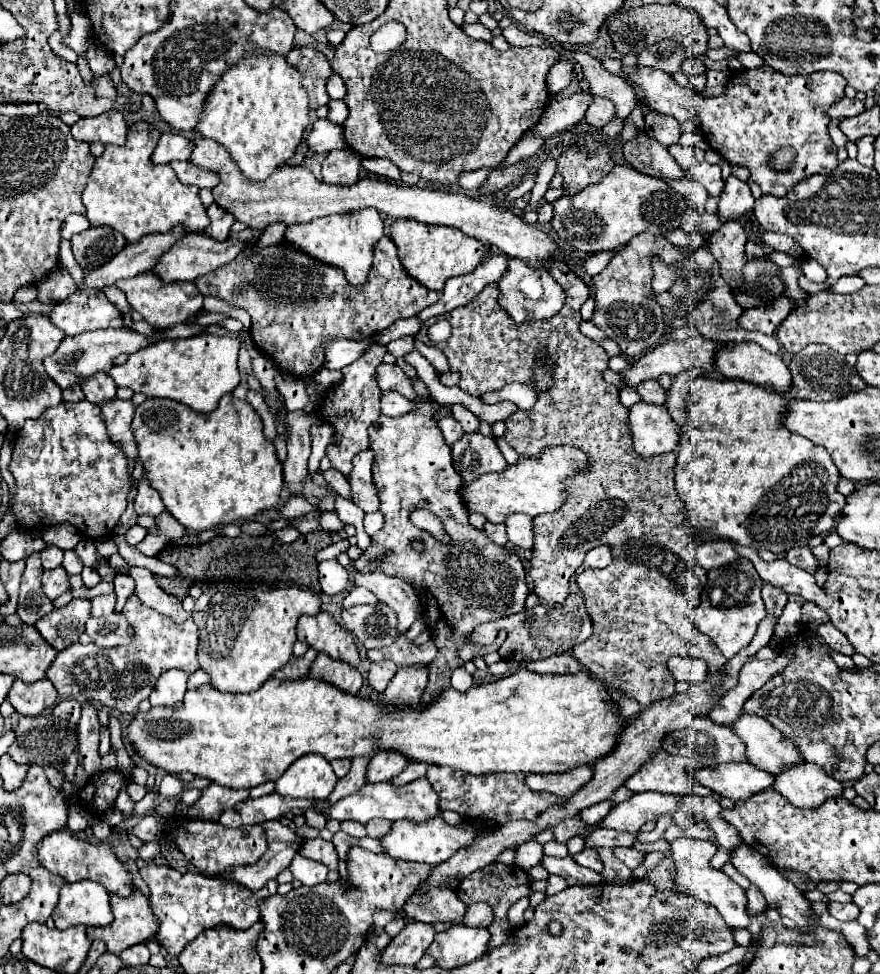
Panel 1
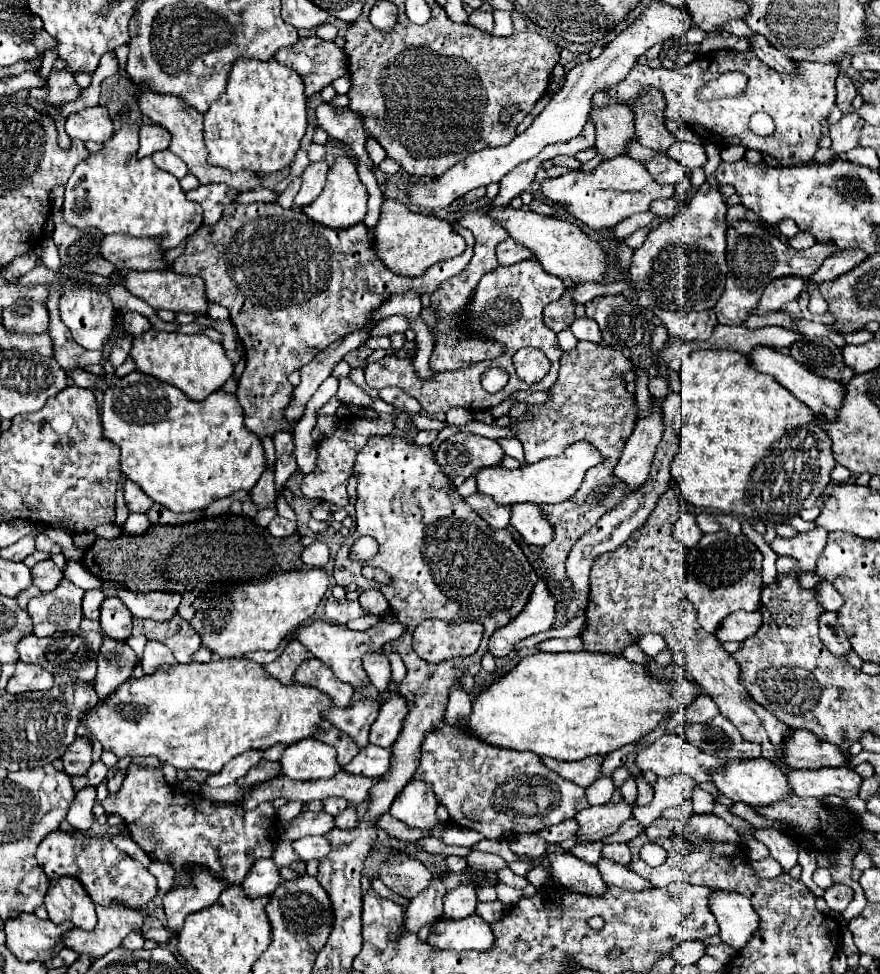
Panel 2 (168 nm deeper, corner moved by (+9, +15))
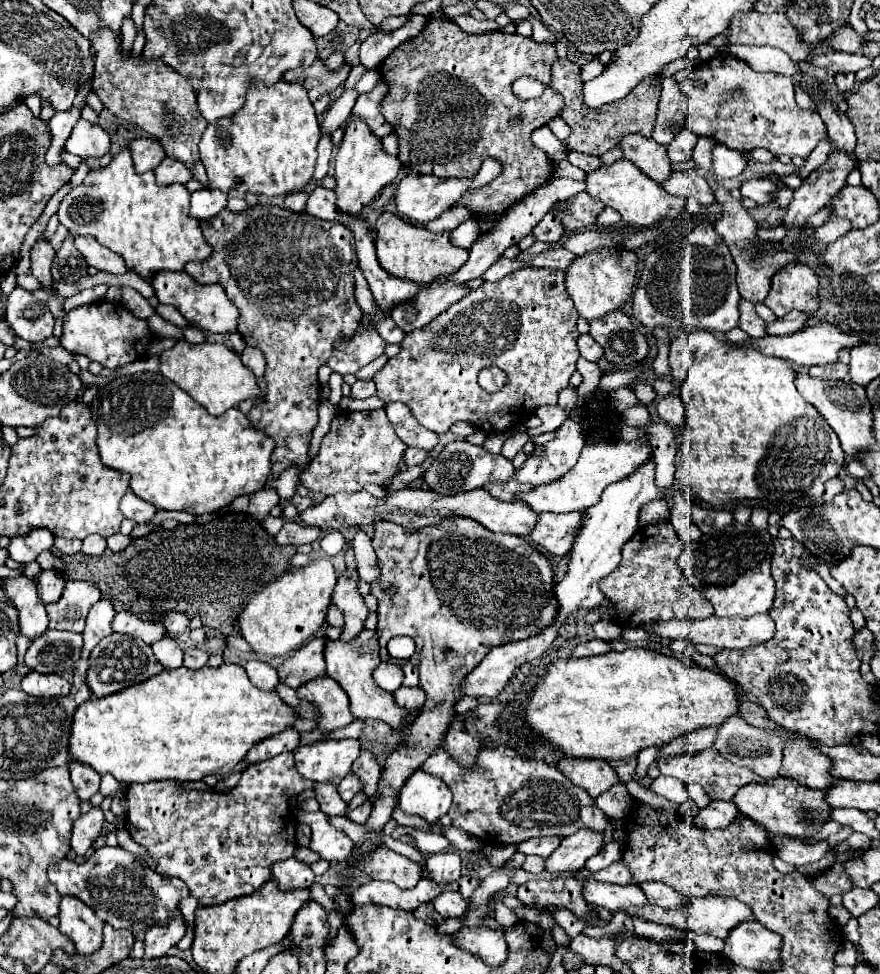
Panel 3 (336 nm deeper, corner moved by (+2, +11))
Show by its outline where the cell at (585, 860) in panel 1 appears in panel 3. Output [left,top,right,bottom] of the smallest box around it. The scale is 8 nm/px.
[586,842,622,872]

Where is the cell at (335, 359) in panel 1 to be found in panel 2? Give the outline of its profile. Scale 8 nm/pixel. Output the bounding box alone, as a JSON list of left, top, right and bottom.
[371,316,409,336]

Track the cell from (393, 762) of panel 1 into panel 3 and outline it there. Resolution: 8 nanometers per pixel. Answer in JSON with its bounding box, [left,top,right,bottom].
[392,686,426,714]

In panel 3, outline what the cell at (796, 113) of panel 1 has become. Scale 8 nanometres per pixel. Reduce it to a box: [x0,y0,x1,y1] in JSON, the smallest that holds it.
[680,52,828,160]

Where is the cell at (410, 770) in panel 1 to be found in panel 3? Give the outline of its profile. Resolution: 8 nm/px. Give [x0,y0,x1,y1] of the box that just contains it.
[338,772,364,800]

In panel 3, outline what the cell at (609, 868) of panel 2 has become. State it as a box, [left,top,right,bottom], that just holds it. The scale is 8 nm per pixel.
[638,882,686,908]

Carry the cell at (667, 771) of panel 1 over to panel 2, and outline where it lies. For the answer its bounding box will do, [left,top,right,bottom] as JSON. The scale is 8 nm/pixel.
[637,734,725,784]

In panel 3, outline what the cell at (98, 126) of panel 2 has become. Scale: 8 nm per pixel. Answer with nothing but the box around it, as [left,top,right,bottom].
[66,118,110,156]

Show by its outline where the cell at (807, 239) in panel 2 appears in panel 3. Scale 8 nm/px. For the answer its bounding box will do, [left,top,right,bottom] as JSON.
[814,220,850,244]

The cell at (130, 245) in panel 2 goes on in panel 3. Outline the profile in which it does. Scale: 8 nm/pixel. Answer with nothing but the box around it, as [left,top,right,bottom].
[74,236,128,274]

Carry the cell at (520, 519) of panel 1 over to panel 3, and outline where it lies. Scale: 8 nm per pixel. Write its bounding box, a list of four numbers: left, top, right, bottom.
[530,512,582,556]

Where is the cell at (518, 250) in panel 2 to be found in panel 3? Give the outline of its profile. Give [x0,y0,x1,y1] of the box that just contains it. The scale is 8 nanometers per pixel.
[526,248,572,270]

